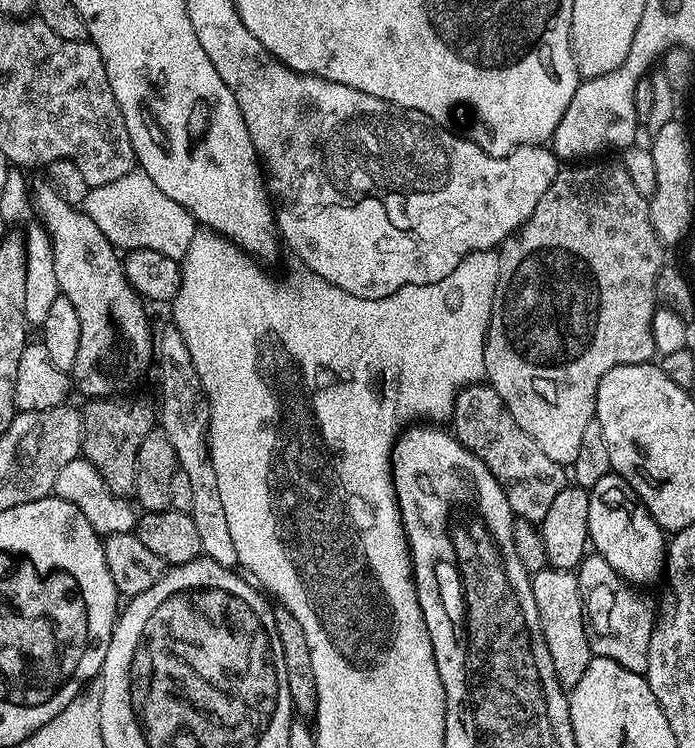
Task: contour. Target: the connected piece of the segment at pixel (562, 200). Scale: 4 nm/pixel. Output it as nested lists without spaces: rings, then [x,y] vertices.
[[[580,162],[575,166],[564,166],[559,169],[550,182],[550,190],[542,194],[542,202],[534,206],[534,214],[525,222],[523,228],[519,228],[513,236],[508,237],[500,245],[500,273],[498,274],[498,286],[496,297],[492,307],[492,317],[488,323],[488,337],[484,347],[484,374],[487,383],[502,398],[502,402],[510,410],[514,422],[530,434],[546,450],[547,456],[554,458],[554,462],[565,466],[571,466],[578,458],[578,446],[582,446],[582,430],[594,419],[596,415],[596,395],[598,394],[598,382],[614,366],[623,364],[646,364],[657,355],[652,337],[652,316],[655,314],[658,301],[656,298],[656,283],[660,269],[665,267],[665,245],[661,244],[658,234],[650,220],[648,209],[649,197],[643,196],[634,186],[633,179],[624,169],[623,163],[596,164],[600,162]]]

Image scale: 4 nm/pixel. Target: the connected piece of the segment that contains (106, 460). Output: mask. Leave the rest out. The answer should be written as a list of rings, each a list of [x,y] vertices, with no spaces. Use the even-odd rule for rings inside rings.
[[[92,398],[87,401],[88,405],[83,405],[82,415],[84,417],[84,450],[83,455],[86,459],[95,464],[96,468],[105,476],[105,480],[111,485],[114,492],[121,494],[132,494],[136,490],[136,479],[138,478],[138,450],[142,446],[142,442],[146,442],[146,434],[150,434],[152,429],[157,427],[158,424],[158,412],[155,407],[152,408],[148,404],[143,404],[140,400],[116,400],[120,398]]]

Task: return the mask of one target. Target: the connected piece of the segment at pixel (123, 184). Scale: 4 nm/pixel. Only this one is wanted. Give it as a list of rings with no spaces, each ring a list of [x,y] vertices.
[[[138,168],[115,182],[91,188],[80,206],[111,244],[126,252],[138,248],[156,249],[182,262],[198,231],[192,213],[165,194],[148,173]]]

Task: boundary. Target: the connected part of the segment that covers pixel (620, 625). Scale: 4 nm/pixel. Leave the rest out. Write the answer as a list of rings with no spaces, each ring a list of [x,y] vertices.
[[[599,554],[585,555],[578,569],[580,587],[586,593],[584,610],[588,641],[593,657],[601,656],[626,666],[626,670],[647,673],[650,662],[650,638],[654,627],[652,608],[639,596],[637,589],[618,575]]]

